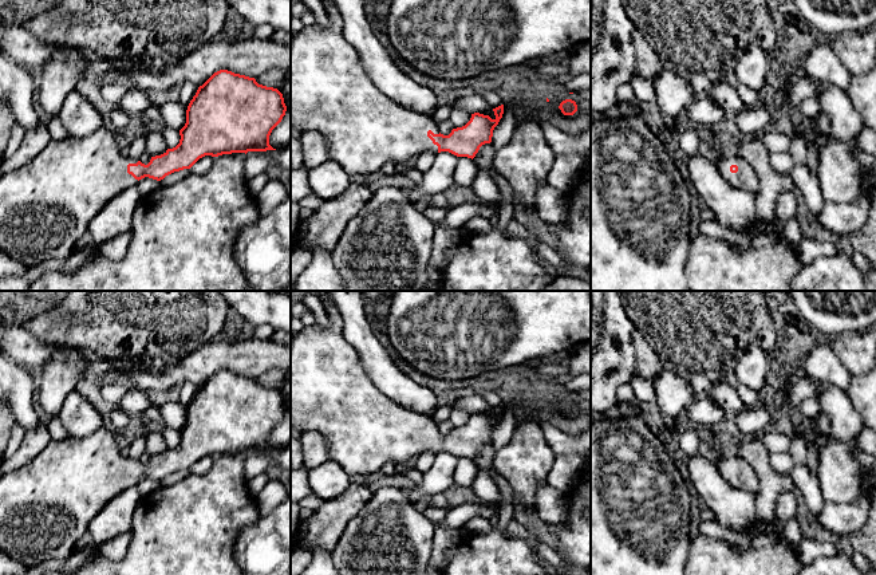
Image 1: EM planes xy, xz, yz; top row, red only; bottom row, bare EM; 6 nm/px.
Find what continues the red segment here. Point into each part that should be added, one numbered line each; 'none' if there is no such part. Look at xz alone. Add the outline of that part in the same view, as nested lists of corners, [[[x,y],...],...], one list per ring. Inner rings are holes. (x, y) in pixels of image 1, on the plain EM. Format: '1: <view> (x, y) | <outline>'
1: xz (331, 394) | [[[313,291],[328,315],[328,326],[304,327],[291,335],[291,426],[320,433],[328,457],[347,474],[376,474],[387,462],[406,464],[425,452],[438,454],[427,432],[439,434],[431,417],[411,411],[379,391],[355,348],[343,335],[343,318],[328,291]]]

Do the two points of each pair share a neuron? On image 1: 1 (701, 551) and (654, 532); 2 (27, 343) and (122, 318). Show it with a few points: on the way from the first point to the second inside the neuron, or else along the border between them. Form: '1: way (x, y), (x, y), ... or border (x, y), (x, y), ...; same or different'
1: border (691, 539), (686, 560); different
2: border (23, 326), (43, 343), (56, 347); different

